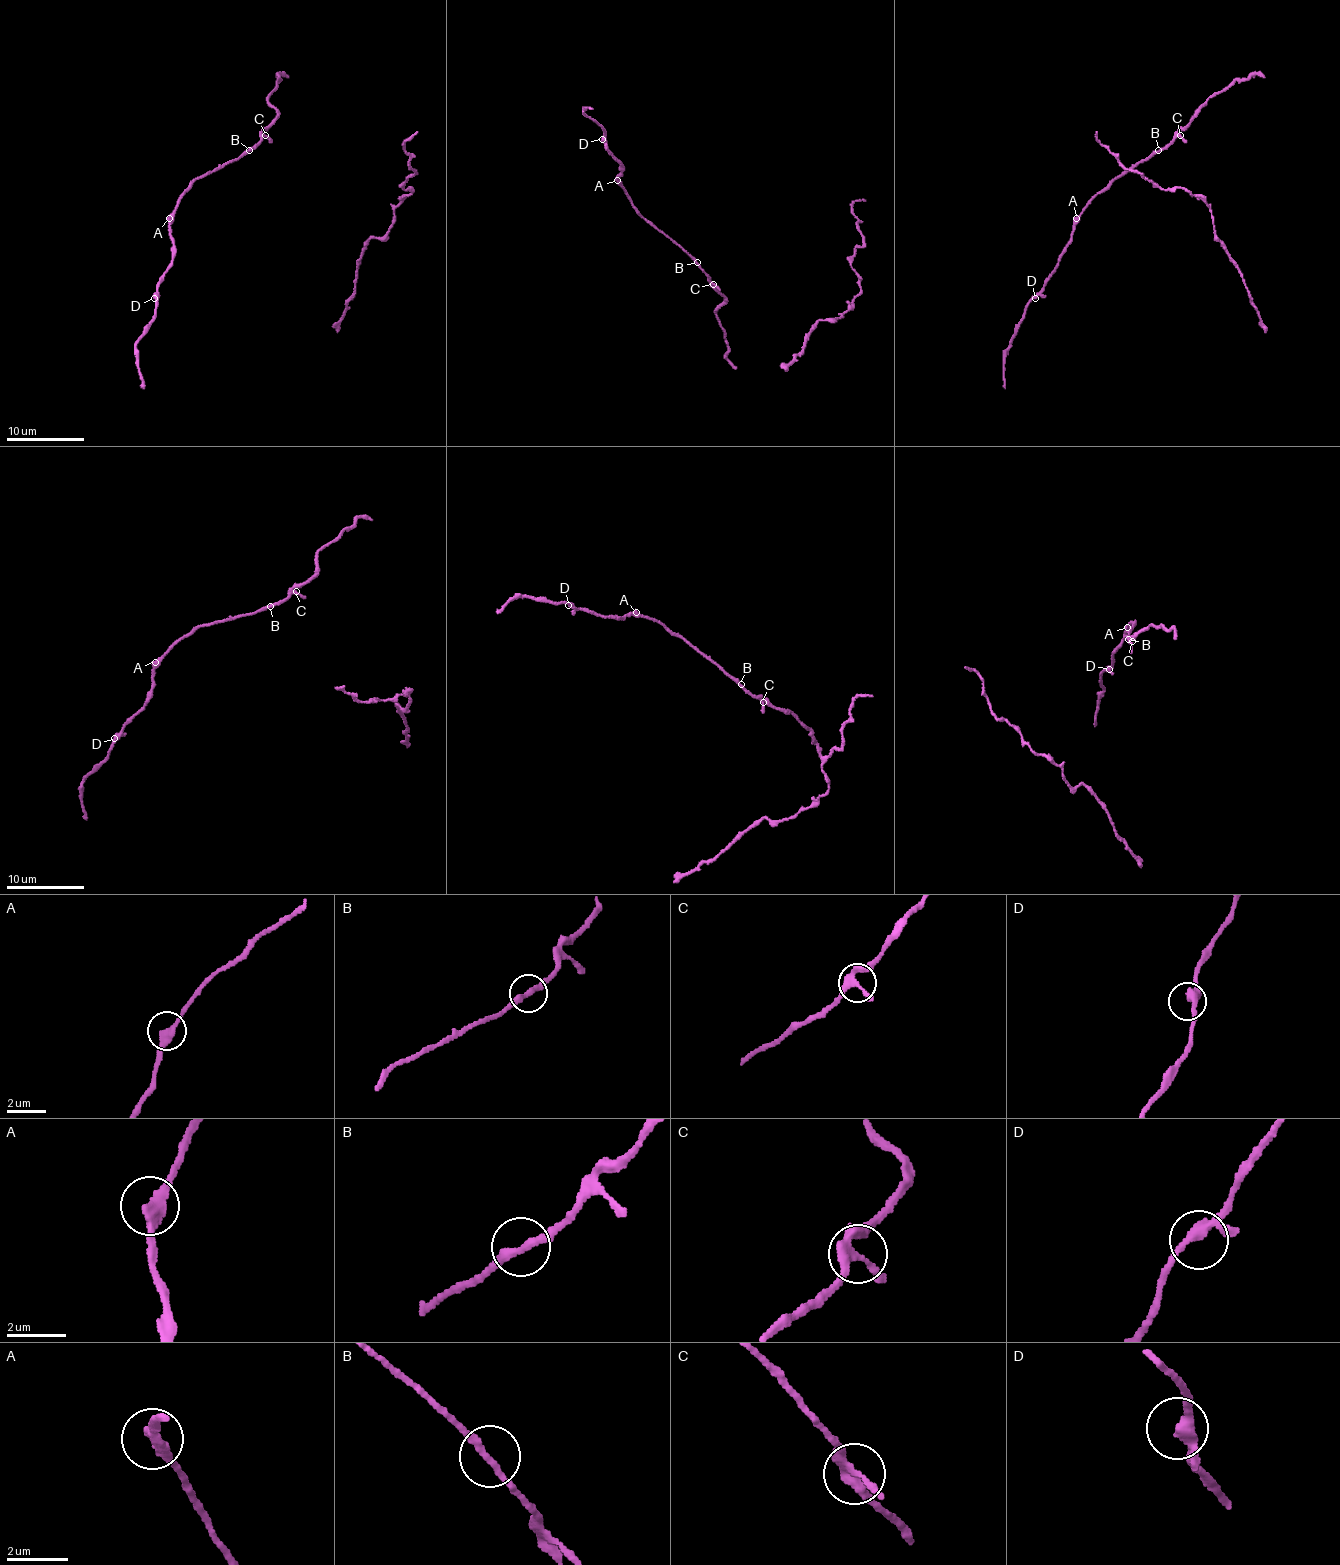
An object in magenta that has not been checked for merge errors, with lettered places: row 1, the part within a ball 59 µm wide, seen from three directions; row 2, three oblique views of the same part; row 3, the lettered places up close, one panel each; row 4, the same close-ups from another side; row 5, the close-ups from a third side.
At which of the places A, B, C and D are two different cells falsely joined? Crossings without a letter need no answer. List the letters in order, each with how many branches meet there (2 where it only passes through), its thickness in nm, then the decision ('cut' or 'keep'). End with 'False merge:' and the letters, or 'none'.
A: 2 branches meet; 360 nm thick; keep
B: 2 branches meet; 240 nm thick; keep
C: 3 branches meet; 260 nm thick; keep
D: 3 branches meet; 280 nm thick; keep
False merge: none

